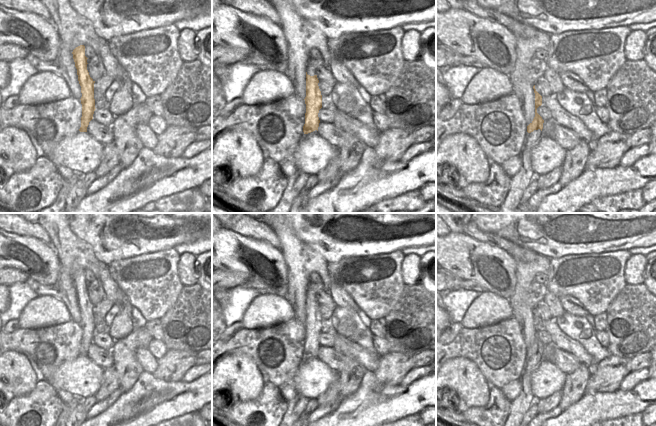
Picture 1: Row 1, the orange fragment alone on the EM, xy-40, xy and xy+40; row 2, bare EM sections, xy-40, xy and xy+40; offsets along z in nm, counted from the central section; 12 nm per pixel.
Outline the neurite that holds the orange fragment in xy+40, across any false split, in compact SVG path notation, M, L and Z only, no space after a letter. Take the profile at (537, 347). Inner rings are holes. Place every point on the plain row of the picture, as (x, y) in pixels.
M535 309L533 310L533 313L535 317L535 341L533 345L527 350L527 356L529 357L529 360L526 360L525 369L522 373L522 377L520 378L522 383L521 392L514 401L511 401L510 413L503 426L511 426L514 416L518 413L521 407L521 402L527 396L533 395L531 391L531 375L535 372L535 369L534 359L532 356L538 353L542 355L544 347L542 341L537 337L537 332L542 329L542 320L536 315Z

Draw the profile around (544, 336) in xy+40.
M541 329L537 332L537 337L542 341L544 345L547 345L551 342L553 342L553 339L549 332Z

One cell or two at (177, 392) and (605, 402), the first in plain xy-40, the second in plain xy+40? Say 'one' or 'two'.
one

